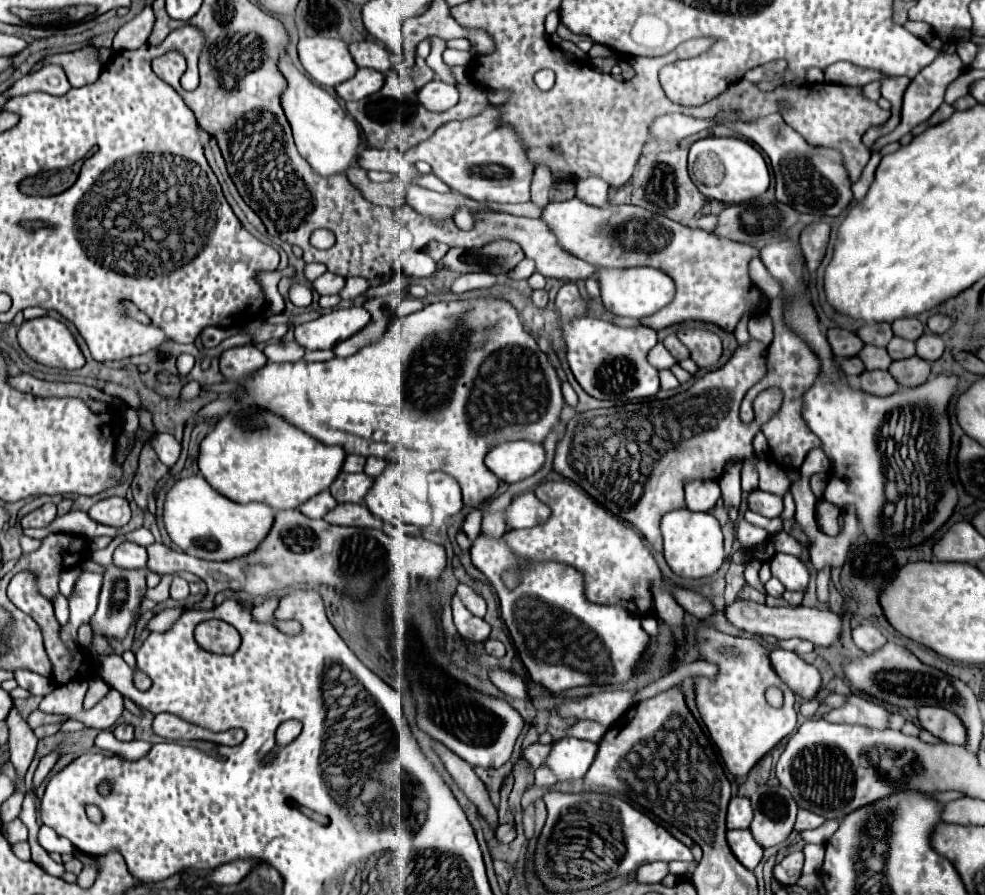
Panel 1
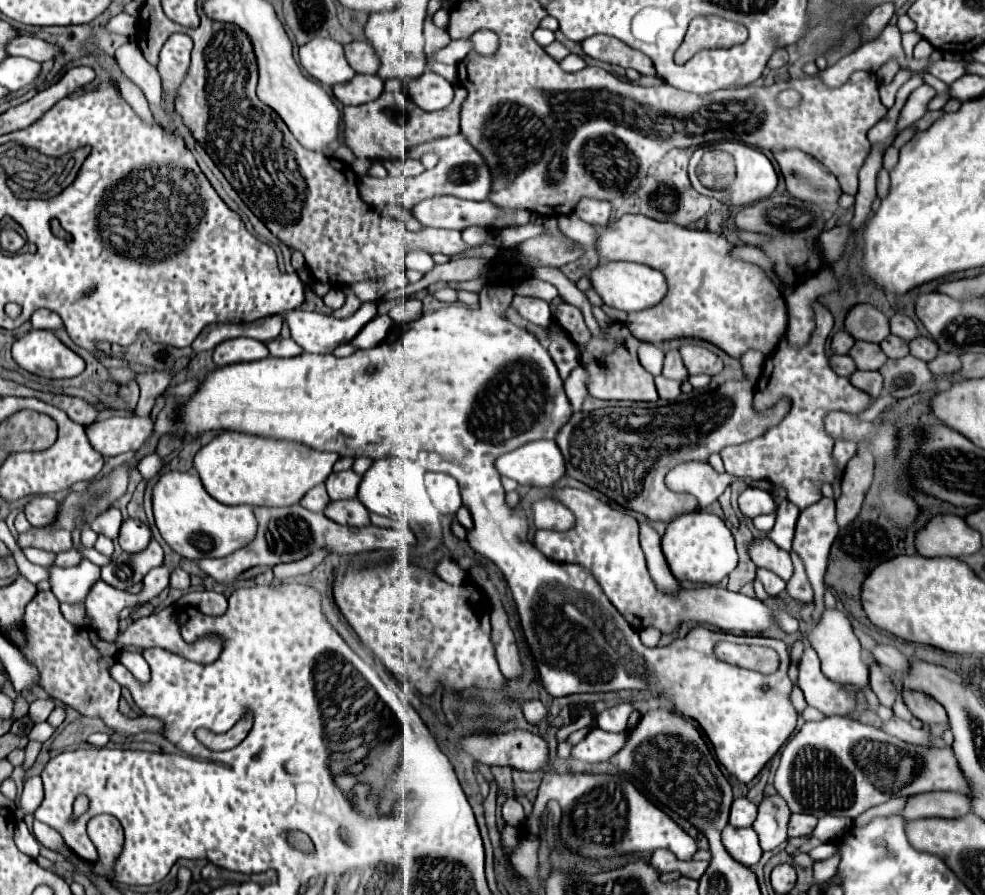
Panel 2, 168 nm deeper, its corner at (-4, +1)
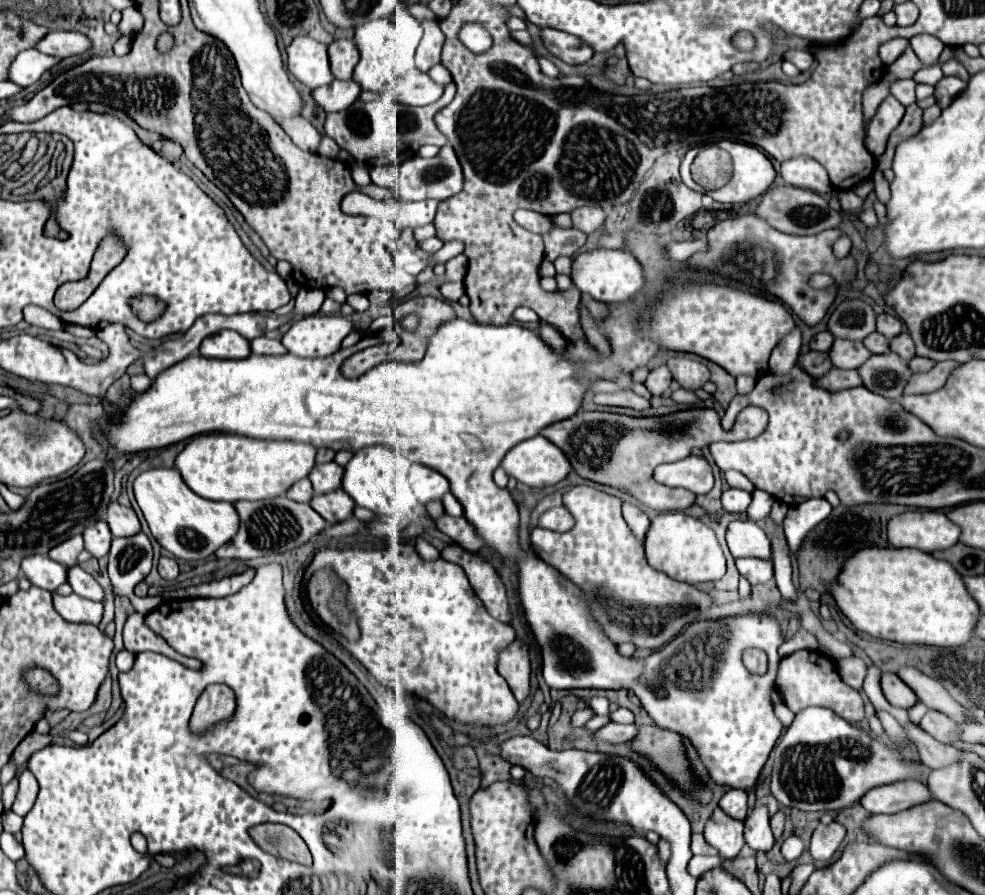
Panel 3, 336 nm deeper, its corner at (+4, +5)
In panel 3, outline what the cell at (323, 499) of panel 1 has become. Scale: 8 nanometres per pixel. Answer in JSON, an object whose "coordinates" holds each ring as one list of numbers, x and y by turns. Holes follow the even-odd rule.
{"coordinates":[[303,478,299,482,295,482,289,490,287,490,287,496,295,502,309,502,313,498,313,486,311,486,311,480,309,478]]}

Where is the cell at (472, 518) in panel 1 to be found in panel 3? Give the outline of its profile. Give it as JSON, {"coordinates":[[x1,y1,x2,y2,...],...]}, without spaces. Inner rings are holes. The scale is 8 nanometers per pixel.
{"coordinates":[[451,492,445,494,442,499,445,512,453,517,463,516,463,507]]}

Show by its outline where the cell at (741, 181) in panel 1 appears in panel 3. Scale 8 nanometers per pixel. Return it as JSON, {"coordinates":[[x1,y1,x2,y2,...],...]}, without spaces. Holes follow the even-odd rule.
{"coordinates":[[729,140,719,142,719,146,725,148,733,158,733,176,723,188,707,192,713,200,745,204,761,196,771,186,771,182,775,180,775,170,759,148]]}

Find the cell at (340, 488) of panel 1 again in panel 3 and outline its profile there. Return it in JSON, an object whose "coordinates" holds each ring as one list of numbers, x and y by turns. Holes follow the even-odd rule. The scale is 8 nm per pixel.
{"coordinates":[[335,462,317,464,309,474,309,480,313,484,315,494,327,494,327,492,333,492,335,488,341,488,343,472,345,470]]}

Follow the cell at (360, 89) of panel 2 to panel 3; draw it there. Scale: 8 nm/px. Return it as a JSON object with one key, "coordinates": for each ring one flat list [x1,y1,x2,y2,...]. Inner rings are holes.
{"coordinates":[[333,80,327,86,315,88,313,98,325,112,339,112,351,106,361,94,361,86,355,80]]}

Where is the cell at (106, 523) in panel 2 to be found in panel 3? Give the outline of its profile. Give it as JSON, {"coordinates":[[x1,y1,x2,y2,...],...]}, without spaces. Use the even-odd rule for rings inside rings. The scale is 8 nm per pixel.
{"coordinates":[[99,520,93,526,87,526,83,530,83,538,85,538,85,550,89,550,95,558,105,556,109,552,111,540,113,540,105,520]]}

